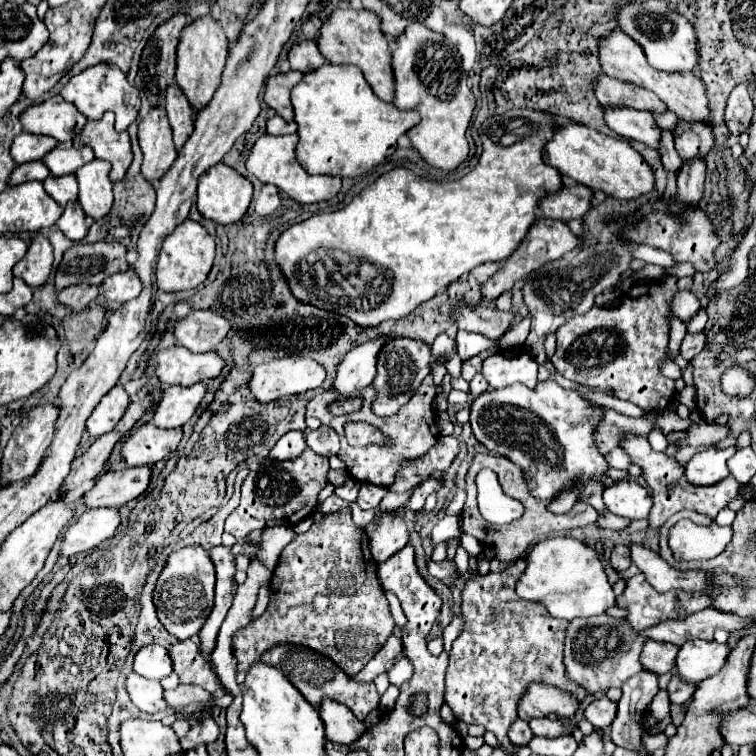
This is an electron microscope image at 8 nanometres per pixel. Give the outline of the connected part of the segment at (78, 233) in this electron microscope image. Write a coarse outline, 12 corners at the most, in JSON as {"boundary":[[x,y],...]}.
{"boundary":[[66,204],[58,228],[72,242],[86,236],[80,204]]}

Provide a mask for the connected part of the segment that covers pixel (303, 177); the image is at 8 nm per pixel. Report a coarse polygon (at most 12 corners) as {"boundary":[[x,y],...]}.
{"boundary":[[298,134],[260,136],[246,160],[264,184],[312,204],[336,196],[340,178],[308,174]]}

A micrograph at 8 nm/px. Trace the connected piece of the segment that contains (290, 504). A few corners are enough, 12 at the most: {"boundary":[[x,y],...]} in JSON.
{"boundary":[[328,458],[264,460],[224,532],[296,526],[318,508]]}

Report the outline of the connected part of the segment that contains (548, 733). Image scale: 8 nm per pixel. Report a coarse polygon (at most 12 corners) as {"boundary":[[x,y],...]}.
{"boundary":[[538,718],[530,722],[536,736],[570,736],[578,724]]}

